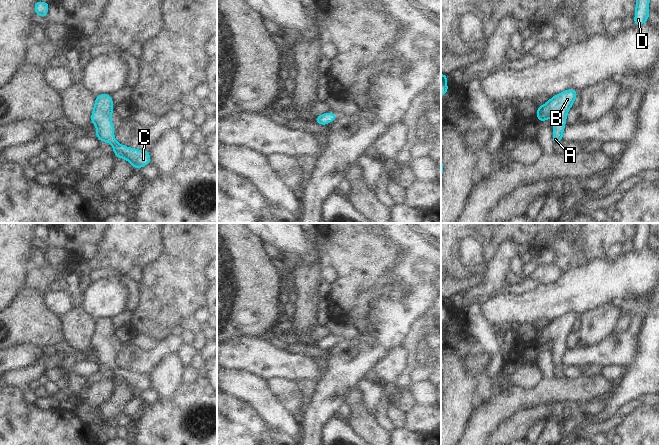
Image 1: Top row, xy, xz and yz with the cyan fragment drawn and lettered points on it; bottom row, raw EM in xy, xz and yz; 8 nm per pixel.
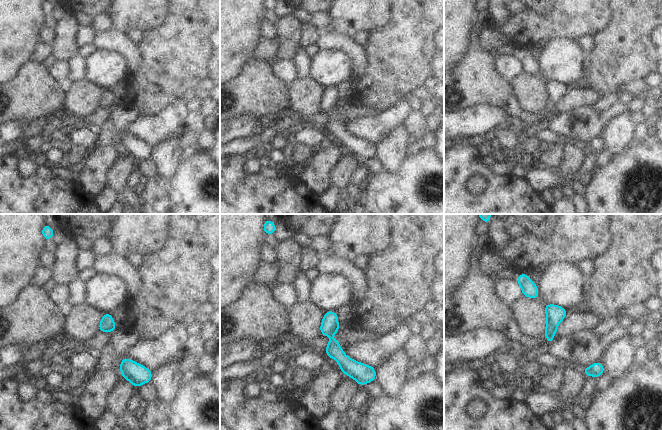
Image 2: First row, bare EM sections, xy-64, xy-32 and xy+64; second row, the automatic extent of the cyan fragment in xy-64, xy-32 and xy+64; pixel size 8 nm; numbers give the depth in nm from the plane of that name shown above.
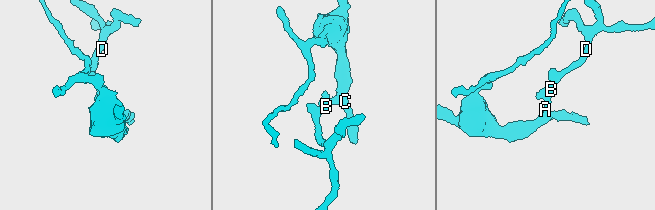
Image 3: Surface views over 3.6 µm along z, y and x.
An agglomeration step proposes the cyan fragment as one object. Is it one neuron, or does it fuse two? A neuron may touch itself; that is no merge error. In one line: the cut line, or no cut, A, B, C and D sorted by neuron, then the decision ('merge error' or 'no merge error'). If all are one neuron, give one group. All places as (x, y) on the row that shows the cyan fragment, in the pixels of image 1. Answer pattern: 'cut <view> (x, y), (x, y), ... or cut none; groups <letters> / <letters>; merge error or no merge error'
cut none; groups A B C D; no merge error

